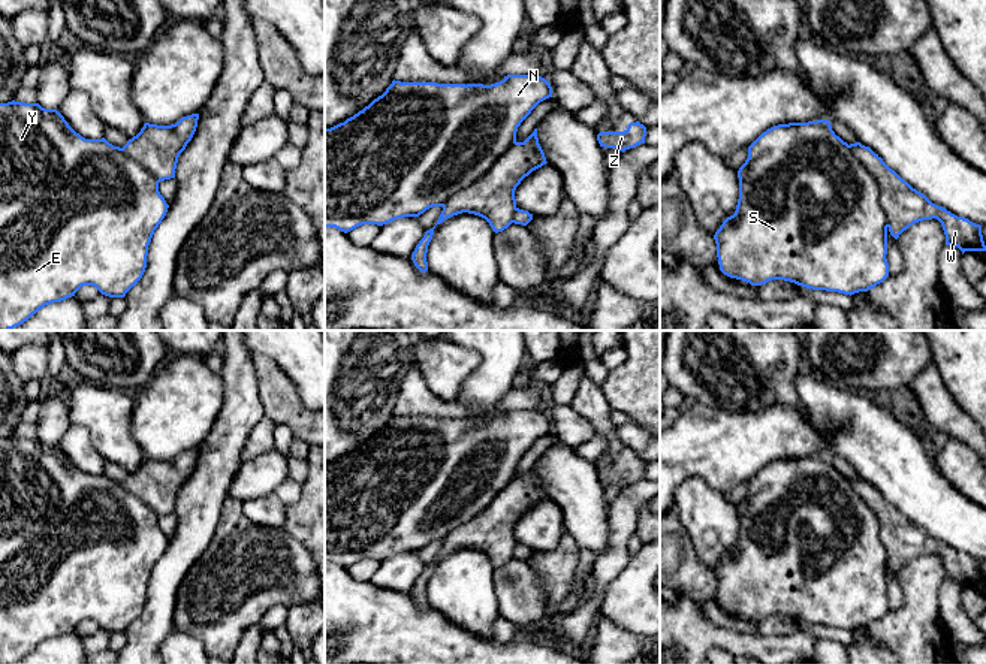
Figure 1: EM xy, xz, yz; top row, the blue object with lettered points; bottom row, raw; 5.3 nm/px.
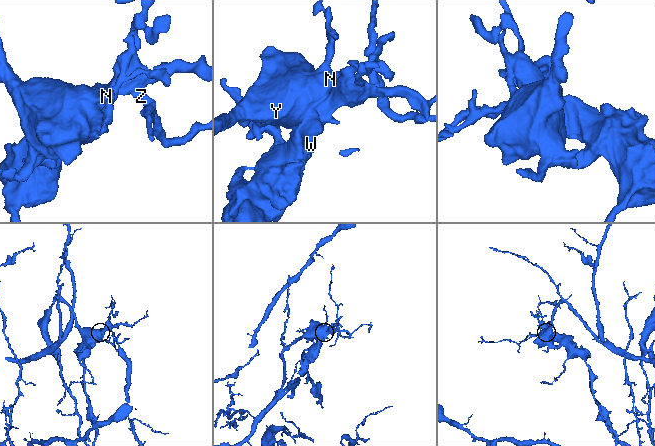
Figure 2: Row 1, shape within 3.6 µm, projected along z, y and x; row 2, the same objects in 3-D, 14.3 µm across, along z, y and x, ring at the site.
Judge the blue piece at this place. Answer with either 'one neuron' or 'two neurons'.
two neurons

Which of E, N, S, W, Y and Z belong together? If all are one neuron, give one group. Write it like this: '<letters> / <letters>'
E N S Y / W Z

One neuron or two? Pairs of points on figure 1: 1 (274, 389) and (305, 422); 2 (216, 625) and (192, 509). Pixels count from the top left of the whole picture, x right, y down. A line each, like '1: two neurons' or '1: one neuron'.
1: one neuron
2: two neurons

